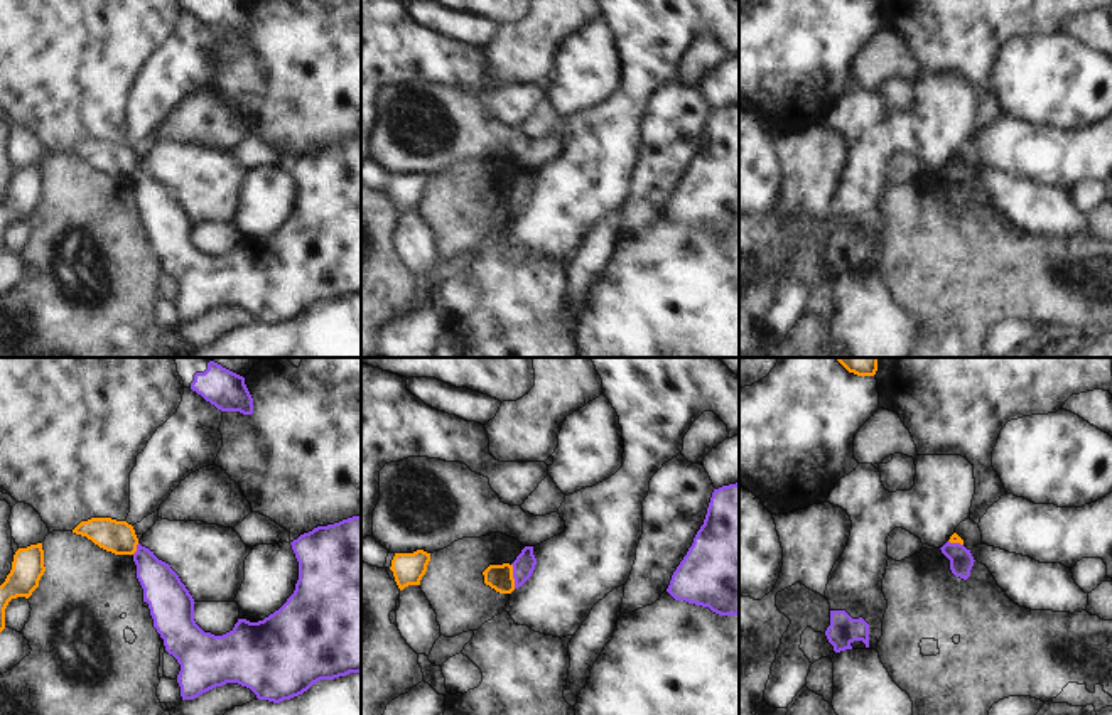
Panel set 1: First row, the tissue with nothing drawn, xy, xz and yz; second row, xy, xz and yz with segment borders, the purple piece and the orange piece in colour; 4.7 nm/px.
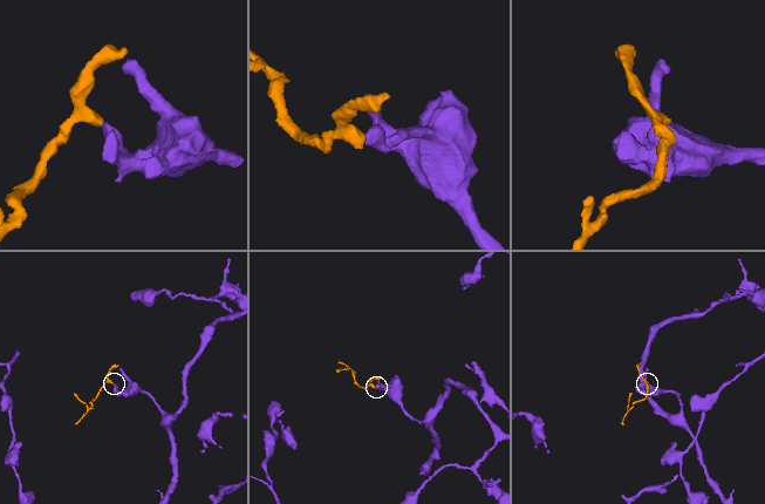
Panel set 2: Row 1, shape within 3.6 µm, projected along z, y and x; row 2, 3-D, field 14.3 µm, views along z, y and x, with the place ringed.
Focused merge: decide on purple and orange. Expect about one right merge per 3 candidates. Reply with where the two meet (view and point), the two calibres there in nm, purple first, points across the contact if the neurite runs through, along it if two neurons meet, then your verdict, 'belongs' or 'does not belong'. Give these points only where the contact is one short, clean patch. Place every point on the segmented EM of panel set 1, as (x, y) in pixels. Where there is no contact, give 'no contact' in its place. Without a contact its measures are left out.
contact xz (513, 575); calibres 100 and 130 nm; border xz (512, 564), (515, 587); does not belong

